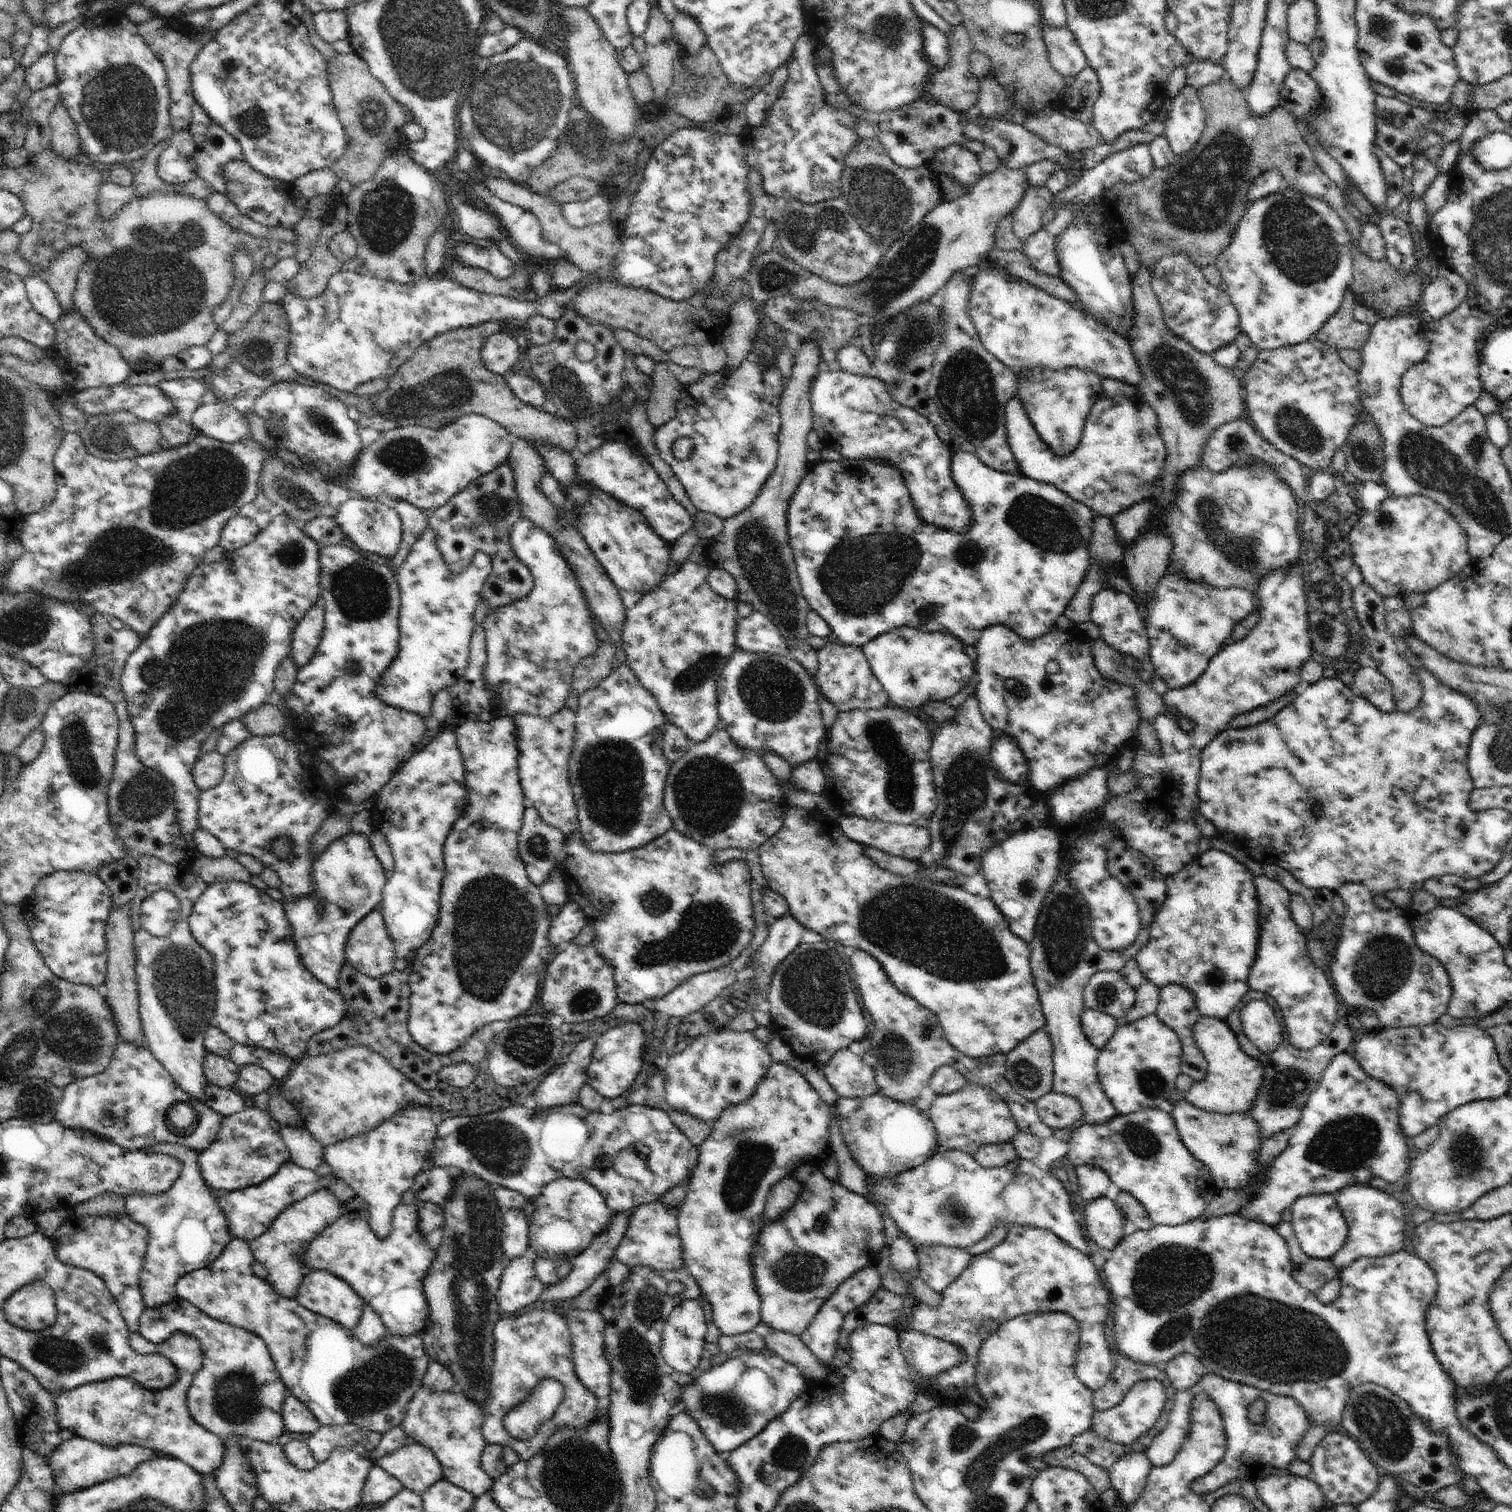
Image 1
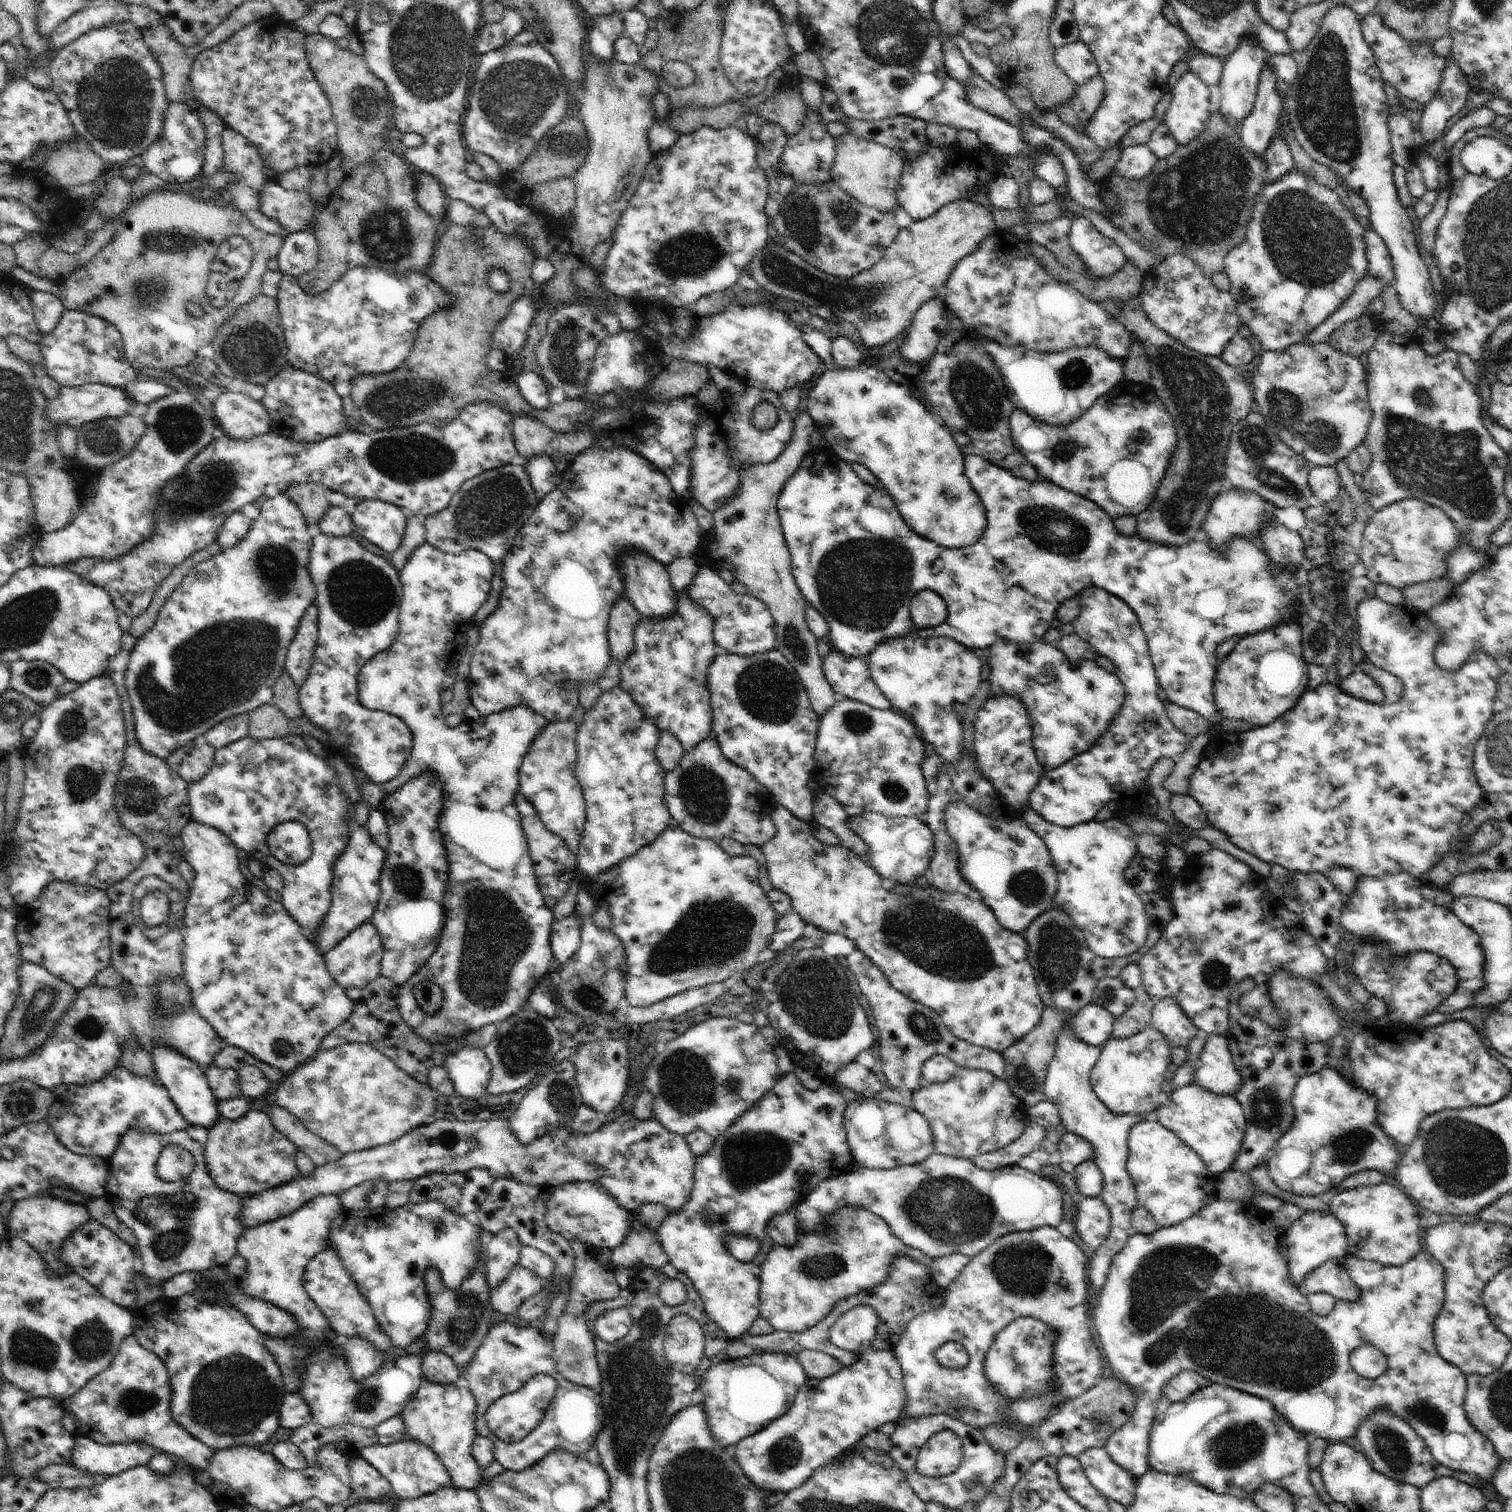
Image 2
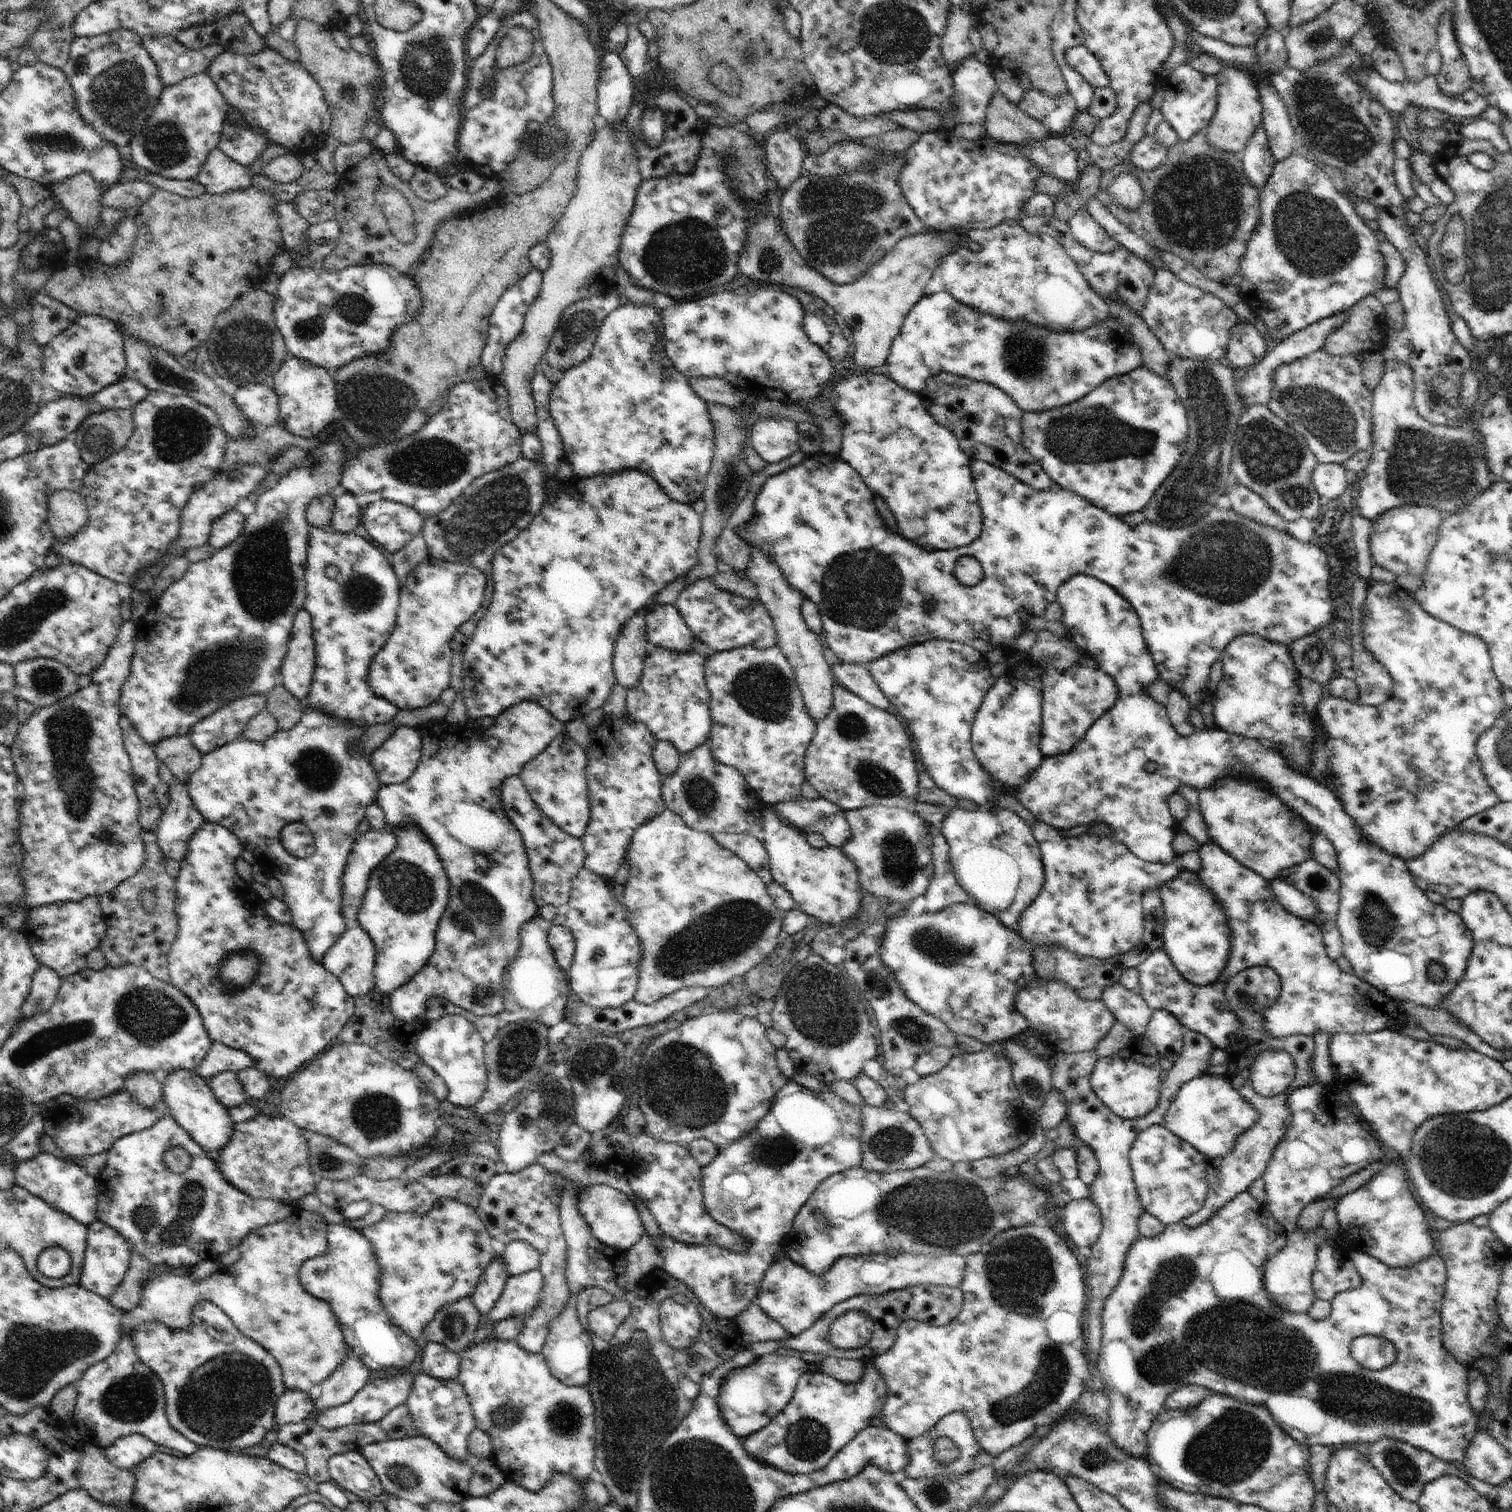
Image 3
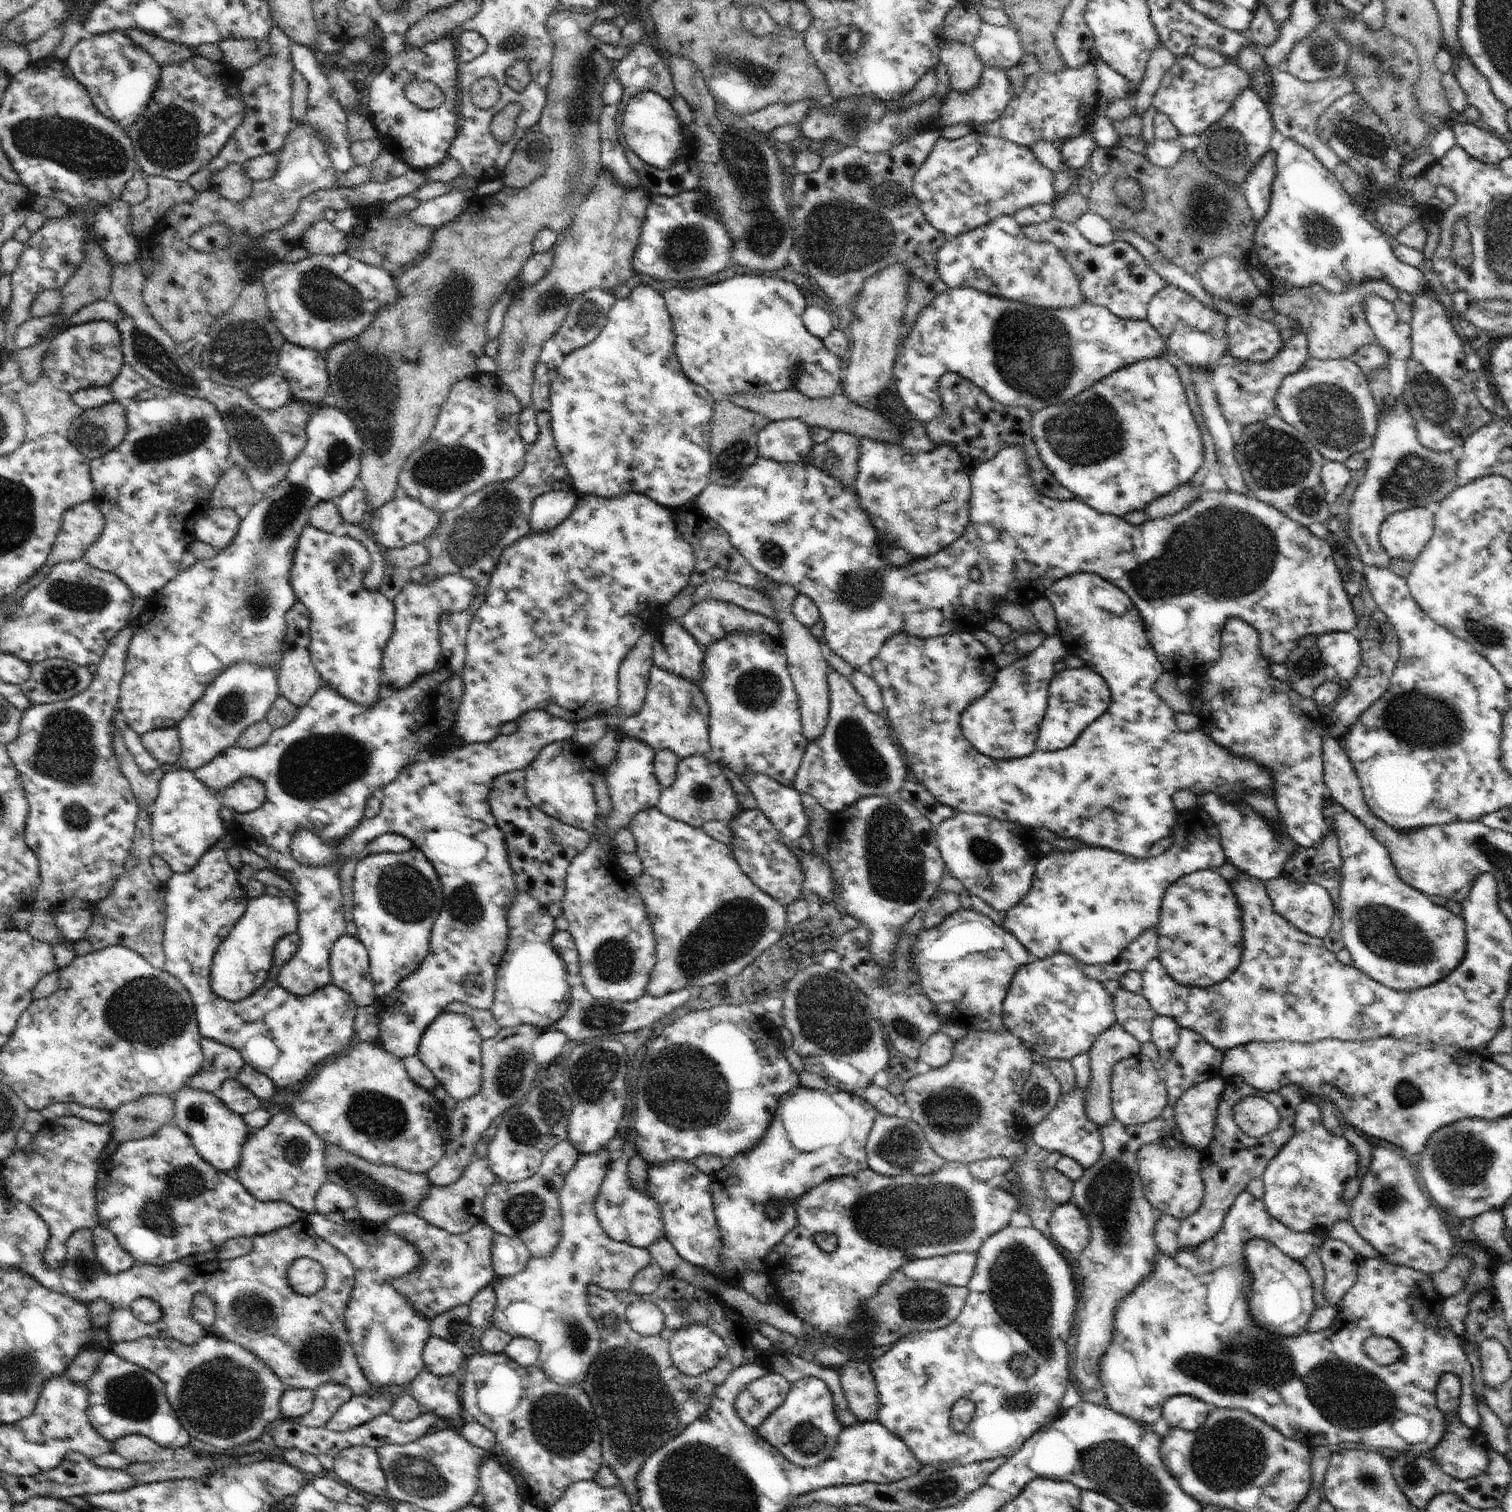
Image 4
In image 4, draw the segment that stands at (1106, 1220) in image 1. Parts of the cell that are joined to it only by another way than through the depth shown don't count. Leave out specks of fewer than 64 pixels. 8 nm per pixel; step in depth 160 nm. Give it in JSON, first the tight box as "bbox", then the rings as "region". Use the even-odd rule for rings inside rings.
{"bbox":[1047,1201,1090,1252],"region":[[[1068,1201],[1052,1211],[1047,1234],[1064,1250],[1080,1252],[1090,1242],[1090,1225],[1084,1211],[1076,1203]]]}

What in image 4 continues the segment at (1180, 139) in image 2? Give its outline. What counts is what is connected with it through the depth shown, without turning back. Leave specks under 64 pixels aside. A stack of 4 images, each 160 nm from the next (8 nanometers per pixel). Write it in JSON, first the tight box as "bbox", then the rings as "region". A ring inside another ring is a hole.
{"bbox":[1153,56,1251,135],"region":[[[1191,56],[1177,59],[1164,74],[1155,92],[1153,106],[1172,121],[1180,135],[1201,135],[1232,106],[1243,88],[1251,86],[1249,74],[1236,61],[1228,61],[1221,67],[1209,69]]]}

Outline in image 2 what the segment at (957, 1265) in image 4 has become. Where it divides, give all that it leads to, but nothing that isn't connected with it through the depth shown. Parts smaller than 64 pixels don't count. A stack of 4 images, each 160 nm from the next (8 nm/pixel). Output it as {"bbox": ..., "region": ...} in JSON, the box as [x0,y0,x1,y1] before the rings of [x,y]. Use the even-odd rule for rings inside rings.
{"bbox":[759,1205,932,1333],"region":[[[844,1205],[823,1218],[823,1227],[806,1232],[798,1226],[794,1244],[783,1245],[773,1242],[771,1251],[761,1264],[759,1284],[759,1316],[767,1320],[775,1331],[801,1333],[824,1320],[837,1302],[860,1291],[882,1284],[889,1275],[892,1259],[908,1253],[929,1268],[932,1258],[922,1251],[906,1246],[880,1216],[858,1205]]]}

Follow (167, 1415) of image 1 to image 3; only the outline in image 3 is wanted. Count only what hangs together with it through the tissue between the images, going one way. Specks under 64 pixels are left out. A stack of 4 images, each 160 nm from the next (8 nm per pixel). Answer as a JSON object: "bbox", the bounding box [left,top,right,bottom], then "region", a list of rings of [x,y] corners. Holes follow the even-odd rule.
{"bbox":[72,1333,199,1456],"region":[[[124,1333],[114,1352],[92,1365],[76,1383],[72,1424],[82,1444],[103,1449],[123,1436],[137,1434],[149,1438],[157,1446],[178,1450],[184,1456],[193,1455],[199,1449],[196,1443],[190,1442],[170,1424],[162,1380],[140,1360],[130,1333]]]}

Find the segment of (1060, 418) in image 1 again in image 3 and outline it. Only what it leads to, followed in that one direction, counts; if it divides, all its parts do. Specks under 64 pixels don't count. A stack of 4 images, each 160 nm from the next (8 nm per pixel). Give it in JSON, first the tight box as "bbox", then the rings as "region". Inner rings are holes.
{"bbox":[887,290,1142,413],"region":[[[942,290],[924,294],[912,307],[898,336],[893,340],[887,363],[889,377],[902,388],[918,394],[923,391],[924,383],[929,378],[946,371],[993,384],[1010,396],[1018,408],[1039,413],[1083,399],[1103,382],[1140,367],[1142,357],[1127,327],[1114,318],[1100,325],[1092,325],[1082,332],[1058,335],[1027,322],[1007,321],[981,313]]]}

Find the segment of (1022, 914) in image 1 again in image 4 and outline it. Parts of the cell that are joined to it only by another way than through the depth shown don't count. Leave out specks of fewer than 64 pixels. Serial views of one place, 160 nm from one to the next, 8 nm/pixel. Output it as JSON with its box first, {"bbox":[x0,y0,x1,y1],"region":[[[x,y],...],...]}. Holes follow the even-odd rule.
{"bbox":[935,813,1042,915],"region":[[[958,813],[945,820],[935,833],[946,872],[958,879],[971,895],[992,905],[1001,915],[1010,912],[1032,888],[1037,862],[1042,857],[1038,849],[1040,840],[1032,829],[1024,828],[1017,822],[998,820],[988,815]]]}

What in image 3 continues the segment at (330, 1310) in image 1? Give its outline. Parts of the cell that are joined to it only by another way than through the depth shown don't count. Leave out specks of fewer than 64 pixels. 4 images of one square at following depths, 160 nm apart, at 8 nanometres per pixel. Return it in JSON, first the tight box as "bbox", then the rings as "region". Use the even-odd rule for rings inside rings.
{"bbox":[300,1224,421,1372],"region":[[[328,1224],[327,1241],[325,1254],[306,1259],[300,1267],[301,1285],[332,1306],[352,1354],[359,1356],[372,1372],[383,1368],[416,1368],[421,1349],[413,1338],[392,1324],[380,1302],[380,1267],[369,1240],[348,1225]]]}

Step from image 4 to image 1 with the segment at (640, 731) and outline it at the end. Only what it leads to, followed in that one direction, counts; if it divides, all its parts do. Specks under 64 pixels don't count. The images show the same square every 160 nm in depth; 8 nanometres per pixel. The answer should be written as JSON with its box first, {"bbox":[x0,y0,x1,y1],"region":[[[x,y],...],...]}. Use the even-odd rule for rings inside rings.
{"bbox":[620,563,739,743],"region":[[[686,563],[659,587],[642,595],[640,600],[625,612],[620,636],[620,656],[624,657],[640,682],[657,700],[668,723],[679,726],[695,743],[706,740],[721,727],[717,675],[737,648],[736,631],[739,623],[737,602],[716,594],[708,584],[709,567]]]}

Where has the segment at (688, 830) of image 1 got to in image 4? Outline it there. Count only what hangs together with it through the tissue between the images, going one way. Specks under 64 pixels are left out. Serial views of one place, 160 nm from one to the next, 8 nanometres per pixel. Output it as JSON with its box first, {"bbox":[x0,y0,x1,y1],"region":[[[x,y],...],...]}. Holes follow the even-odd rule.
{"bbox":[656,755,746,828],"region":[[[690,755],[680,759],[672,786],[663,789],[656,807],[670,818],[698,828],[712,821],[728,824],[746,810],[736,799],[732,785],[724,775],[722,767],[706,755]]]}

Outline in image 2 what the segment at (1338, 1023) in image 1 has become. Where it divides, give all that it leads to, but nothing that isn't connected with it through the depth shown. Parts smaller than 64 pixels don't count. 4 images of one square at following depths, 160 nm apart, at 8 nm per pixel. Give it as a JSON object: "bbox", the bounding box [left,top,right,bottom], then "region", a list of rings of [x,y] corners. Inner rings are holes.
{"bbox":[1225,979,1330,1172],"region":[[[1244,979],[1231,994],[1229,1000],[1229,1027],[1225,1032],[1227,1043],[1233,1056],[1233,1063],[1243,1076],[1243,1083],[1235,1099],[1243,1108],[1247,1120],[1246,1134],[1235,1165],[1235,1171],[1250,1172],[1257,1164],[1265,1160],[1274,1149],[1281,1136],[1293,1125],[1295,1106],[1292,1104],[1296,1083],[1303,1076],[1311,1075],[1326,1067],[1330,1055],[1329,1041],[1306,1044],[1299,1040],[1288,1038],[1280,1029],[1271,1027],[1266,1021],[1255,1015],[1248,1015],[1240,1010],[1240,998],[1254,990],[1257,984],[1252,979]],[[1260,1046],[1268,1046],[1272,1051],[1272,1060],[1266,1068],[1256,1068],[1252,1062],[1252,1052]]]}

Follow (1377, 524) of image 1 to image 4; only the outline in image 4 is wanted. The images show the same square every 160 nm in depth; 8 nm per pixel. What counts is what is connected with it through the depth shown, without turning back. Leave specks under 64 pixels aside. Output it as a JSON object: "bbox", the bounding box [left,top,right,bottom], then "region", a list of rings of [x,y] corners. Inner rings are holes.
{"bbox":[1379,507,1435,564],"region":[[[1414,507],[1396,511],[1379,528],[1379,541],[1392,559],[1414,564],[1432,538],[1435,513],[1432,507]]]}

